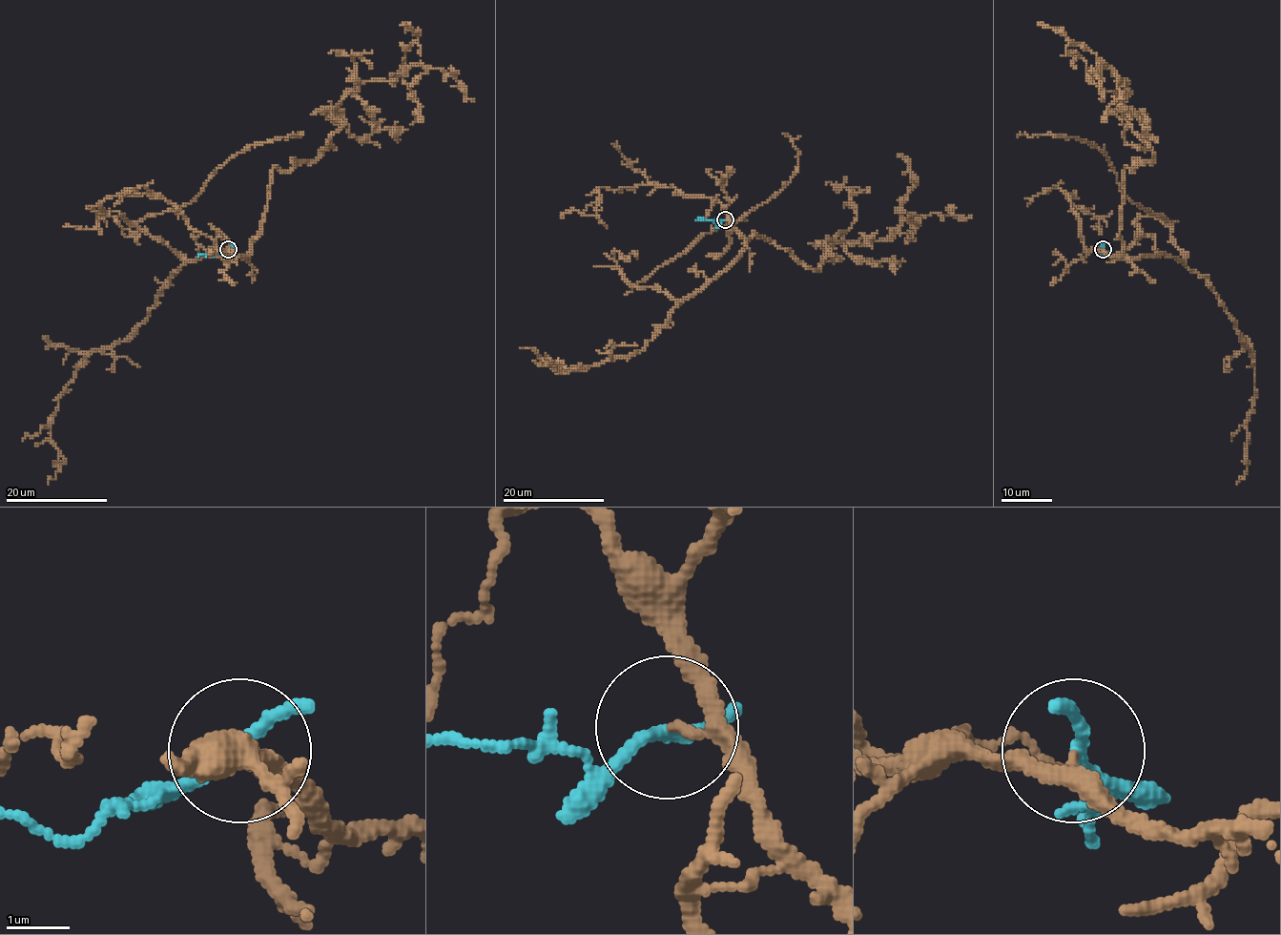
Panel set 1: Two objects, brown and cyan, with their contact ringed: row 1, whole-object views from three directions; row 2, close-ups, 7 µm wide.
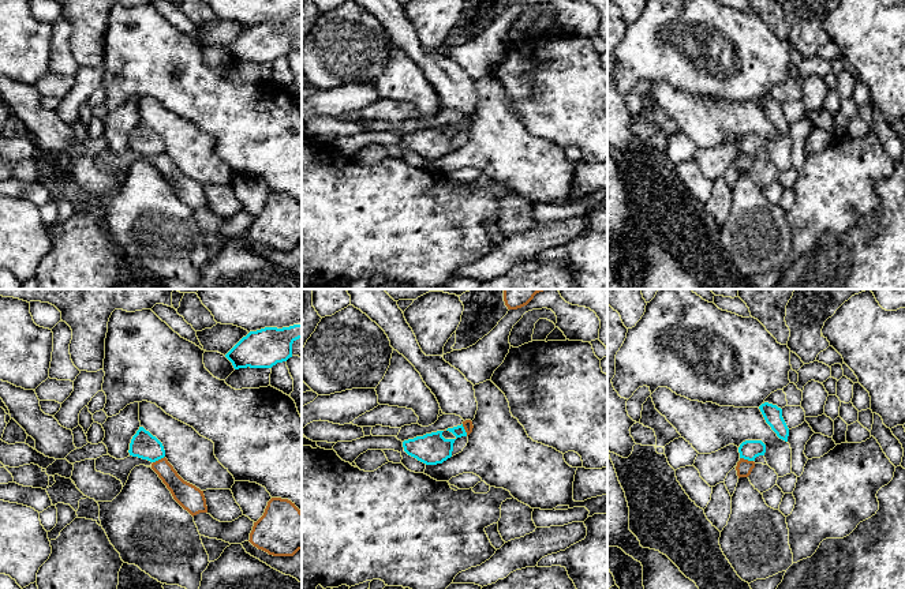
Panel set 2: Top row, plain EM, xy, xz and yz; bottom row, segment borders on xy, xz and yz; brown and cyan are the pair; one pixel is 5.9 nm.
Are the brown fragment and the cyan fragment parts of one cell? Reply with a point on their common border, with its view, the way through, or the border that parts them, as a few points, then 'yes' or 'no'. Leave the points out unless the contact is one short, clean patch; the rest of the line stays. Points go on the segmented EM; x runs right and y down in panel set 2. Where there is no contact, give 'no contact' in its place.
contact yz (747, 460); border yz (740, 457), (752, 461); no

